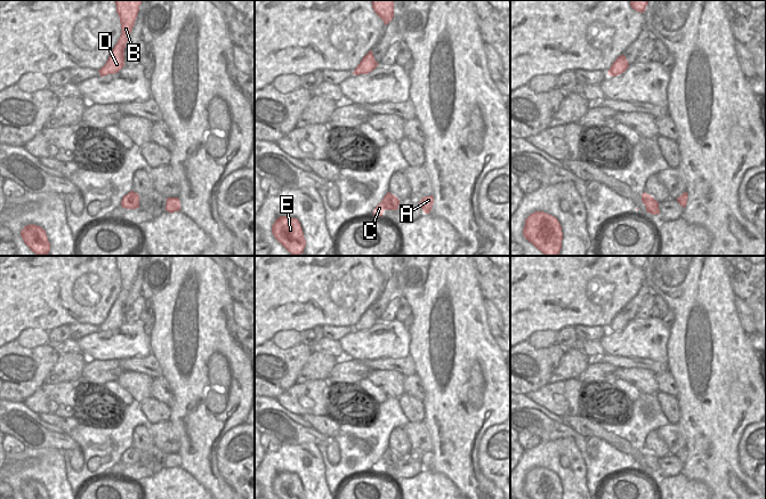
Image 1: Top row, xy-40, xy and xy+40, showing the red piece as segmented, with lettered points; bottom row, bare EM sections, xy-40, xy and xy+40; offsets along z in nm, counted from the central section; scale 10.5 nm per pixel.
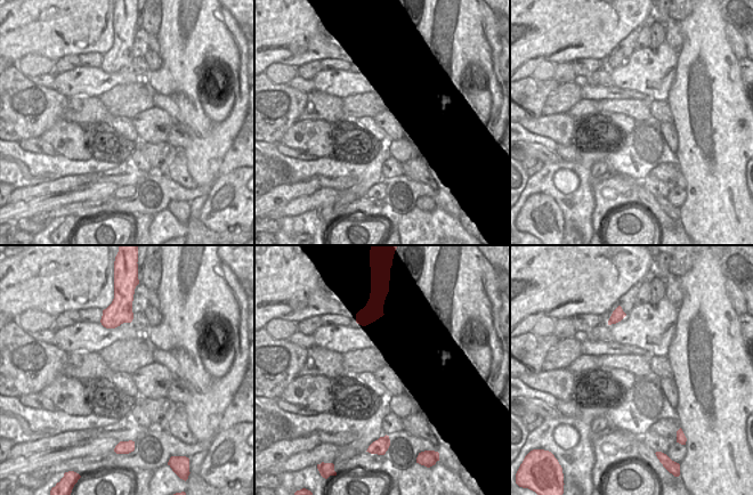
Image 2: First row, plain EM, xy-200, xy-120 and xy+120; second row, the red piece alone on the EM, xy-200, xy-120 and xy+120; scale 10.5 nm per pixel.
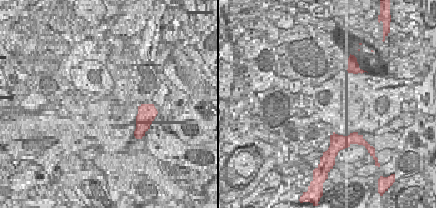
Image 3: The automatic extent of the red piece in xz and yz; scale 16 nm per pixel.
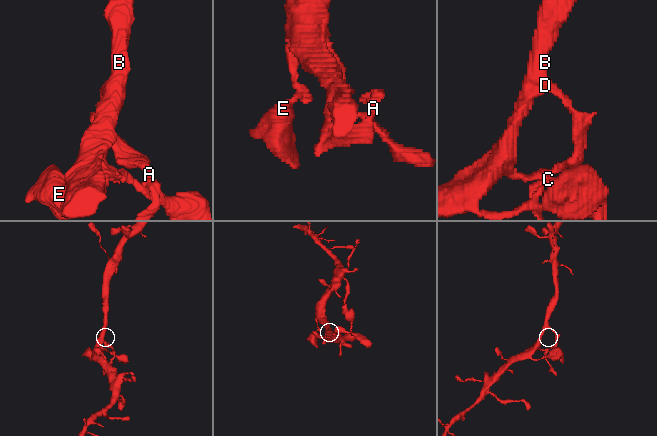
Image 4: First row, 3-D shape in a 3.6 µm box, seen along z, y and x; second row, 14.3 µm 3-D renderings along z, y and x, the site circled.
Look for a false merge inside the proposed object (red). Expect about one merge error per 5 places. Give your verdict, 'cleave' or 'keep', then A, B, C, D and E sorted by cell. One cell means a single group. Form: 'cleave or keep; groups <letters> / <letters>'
keep; groups A B C D E

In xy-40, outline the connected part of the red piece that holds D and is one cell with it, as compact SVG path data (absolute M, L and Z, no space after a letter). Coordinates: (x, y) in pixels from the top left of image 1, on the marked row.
M115 0L121 23L121 35L106 64L98 71L100 77L118 73L124 66L124 48L135 25L142 0Z

